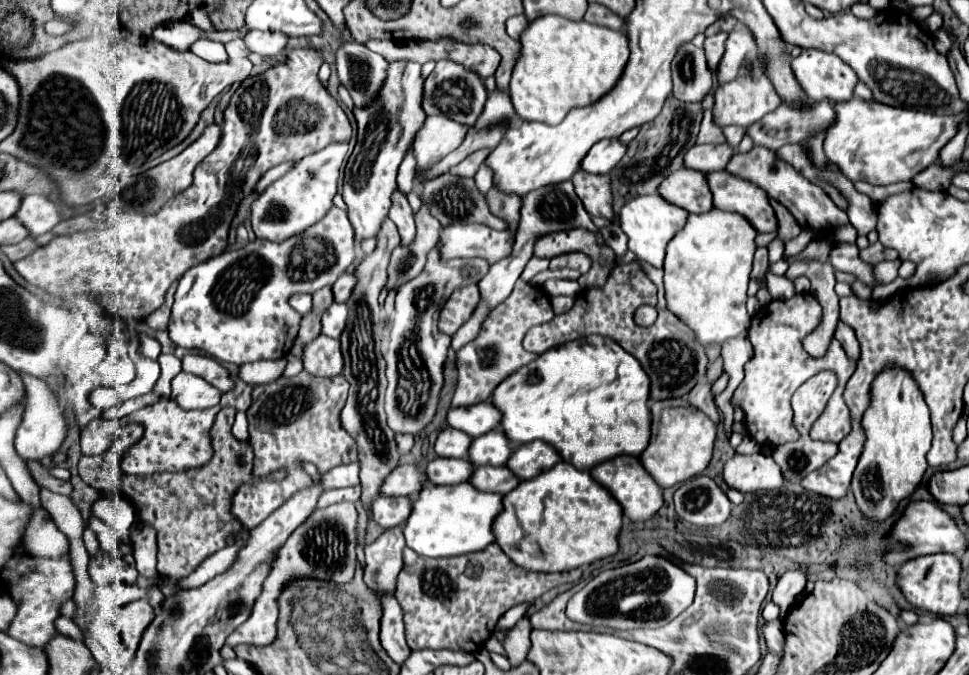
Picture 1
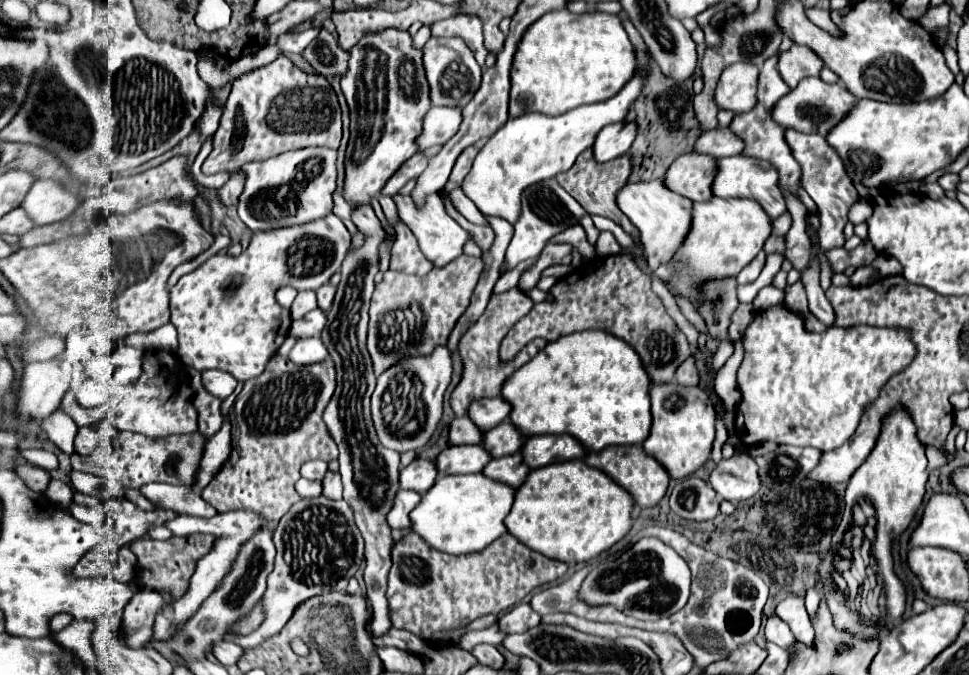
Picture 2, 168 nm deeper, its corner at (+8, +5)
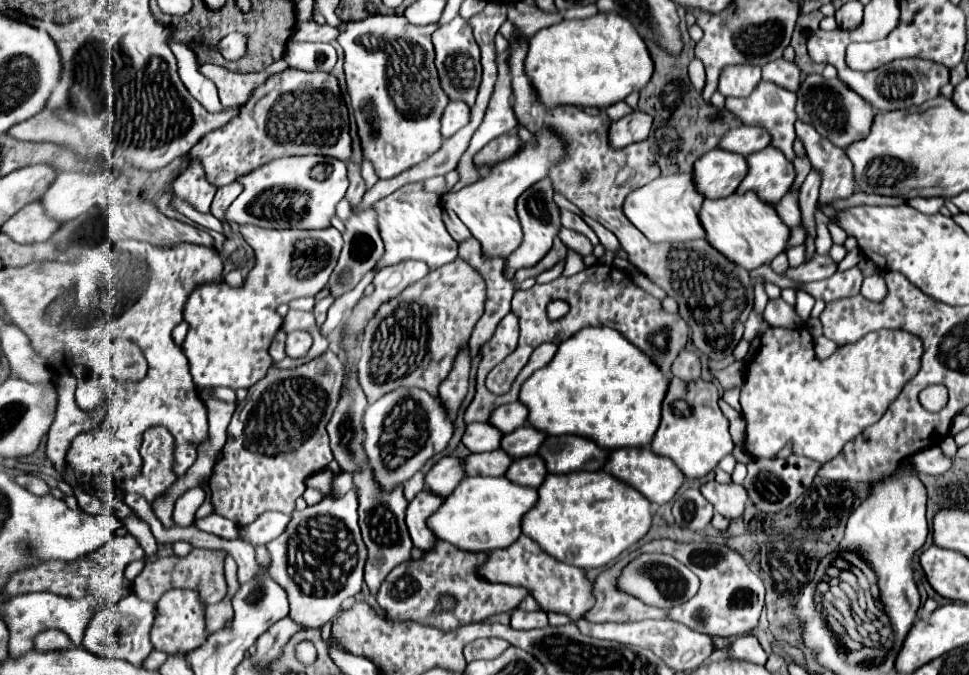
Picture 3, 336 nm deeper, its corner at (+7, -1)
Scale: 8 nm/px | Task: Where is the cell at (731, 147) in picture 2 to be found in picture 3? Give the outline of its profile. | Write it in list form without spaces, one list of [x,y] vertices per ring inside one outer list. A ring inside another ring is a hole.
[[[737,126],[735,130],[729,130],[729,134],[719,140],[721,150],[733,150],[735,154],[741,156],[749,156],[753,152],[759,152],[763,148],[769,146],[769,134],[763,128],[755,128],[755,126]]]

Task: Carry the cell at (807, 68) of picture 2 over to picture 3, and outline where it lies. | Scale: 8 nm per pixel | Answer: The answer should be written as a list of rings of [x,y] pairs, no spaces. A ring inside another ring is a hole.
[[[779,58],[779,60],[763,66],[763,80],[775,82],[781,88],[797,92],[801,86],[801,68],[795,62]]]

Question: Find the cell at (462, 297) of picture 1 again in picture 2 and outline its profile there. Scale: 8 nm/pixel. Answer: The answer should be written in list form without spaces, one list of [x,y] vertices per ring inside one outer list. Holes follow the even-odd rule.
[[[462,254],[442,268],[432,268],[426,276],[384,272],[384,280],[376,284],[372,294],[368,322],[368,352],[374,374],[380,376],[404,358],[428,356],[436,346],[446,346],[454,324],[470,304],[482,268],[482,258]]]

